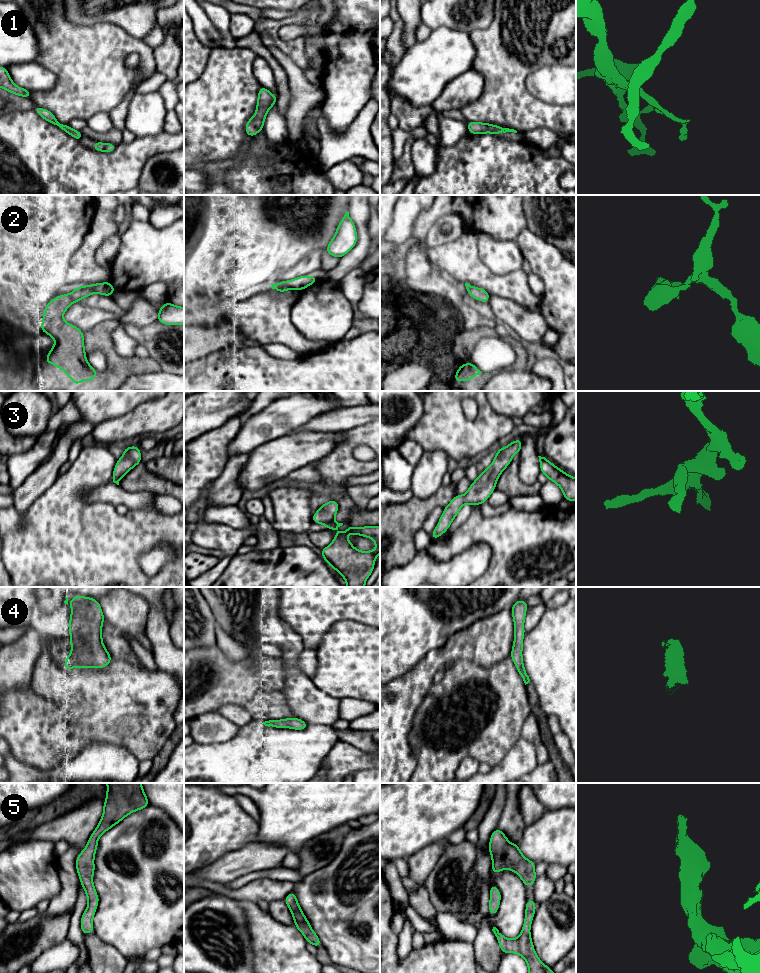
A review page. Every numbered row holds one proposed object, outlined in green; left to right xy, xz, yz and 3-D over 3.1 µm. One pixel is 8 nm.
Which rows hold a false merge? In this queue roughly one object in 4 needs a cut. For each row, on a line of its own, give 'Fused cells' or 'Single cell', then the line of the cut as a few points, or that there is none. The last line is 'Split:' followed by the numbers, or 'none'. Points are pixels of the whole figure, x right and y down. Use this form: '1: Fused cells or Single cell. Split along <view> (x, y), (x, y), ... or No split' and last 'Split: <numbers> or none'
1: Single cell. No split
2: Fused cells. Split along xy (84, 286), (88, 286), (94, 292)
3: Single cell. No split
4: Single cell. No split
5: Single cell. No split
Split: 2

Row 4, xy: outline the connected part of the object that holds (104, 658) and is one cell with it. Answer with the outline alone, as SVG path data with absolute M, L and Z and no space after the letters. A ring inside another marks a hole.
M75 595L71 601L69 641L72 646L64 667L105 668L113 660L103 646L102 624L105 621L99 601L91 597Z

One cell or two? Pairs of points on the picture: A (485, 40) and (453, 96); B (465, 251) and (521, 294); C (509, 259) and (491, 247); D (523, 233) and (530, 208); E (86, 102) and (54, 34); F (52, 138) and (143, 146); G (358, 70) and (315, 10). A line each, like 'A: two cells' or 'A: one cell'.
A: two cells
B: one cell
C: one cell
D: two cells
E: one cell
F: one cell
G: one cell

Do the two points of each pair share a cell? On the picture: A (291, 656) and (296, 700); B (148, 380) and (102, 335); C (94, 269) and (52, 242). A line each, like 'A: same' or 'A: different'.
A: same
B: different
C: different

